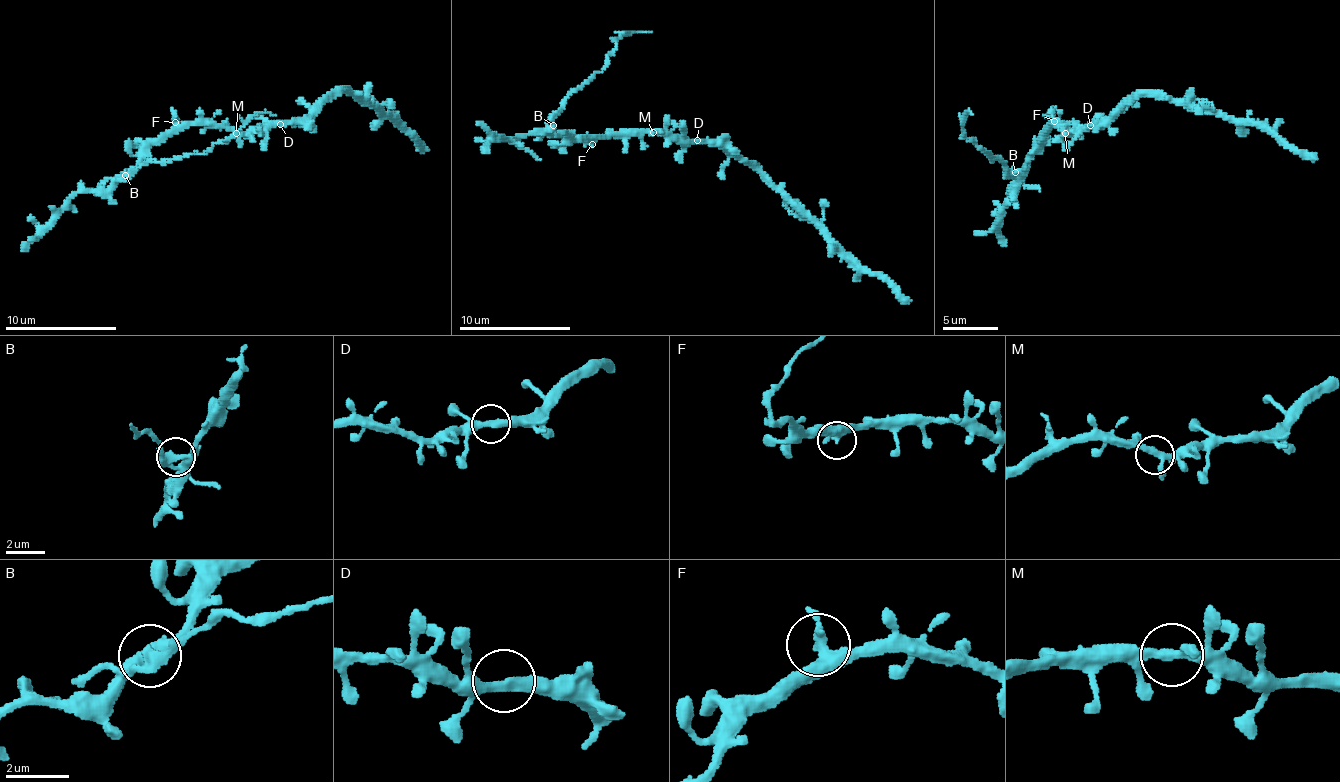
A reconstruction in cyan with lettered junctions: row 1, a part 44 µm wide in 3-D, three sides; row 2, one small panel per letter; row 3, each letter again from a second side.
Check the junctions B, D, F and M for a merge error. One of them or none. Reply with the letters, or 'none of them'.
B

